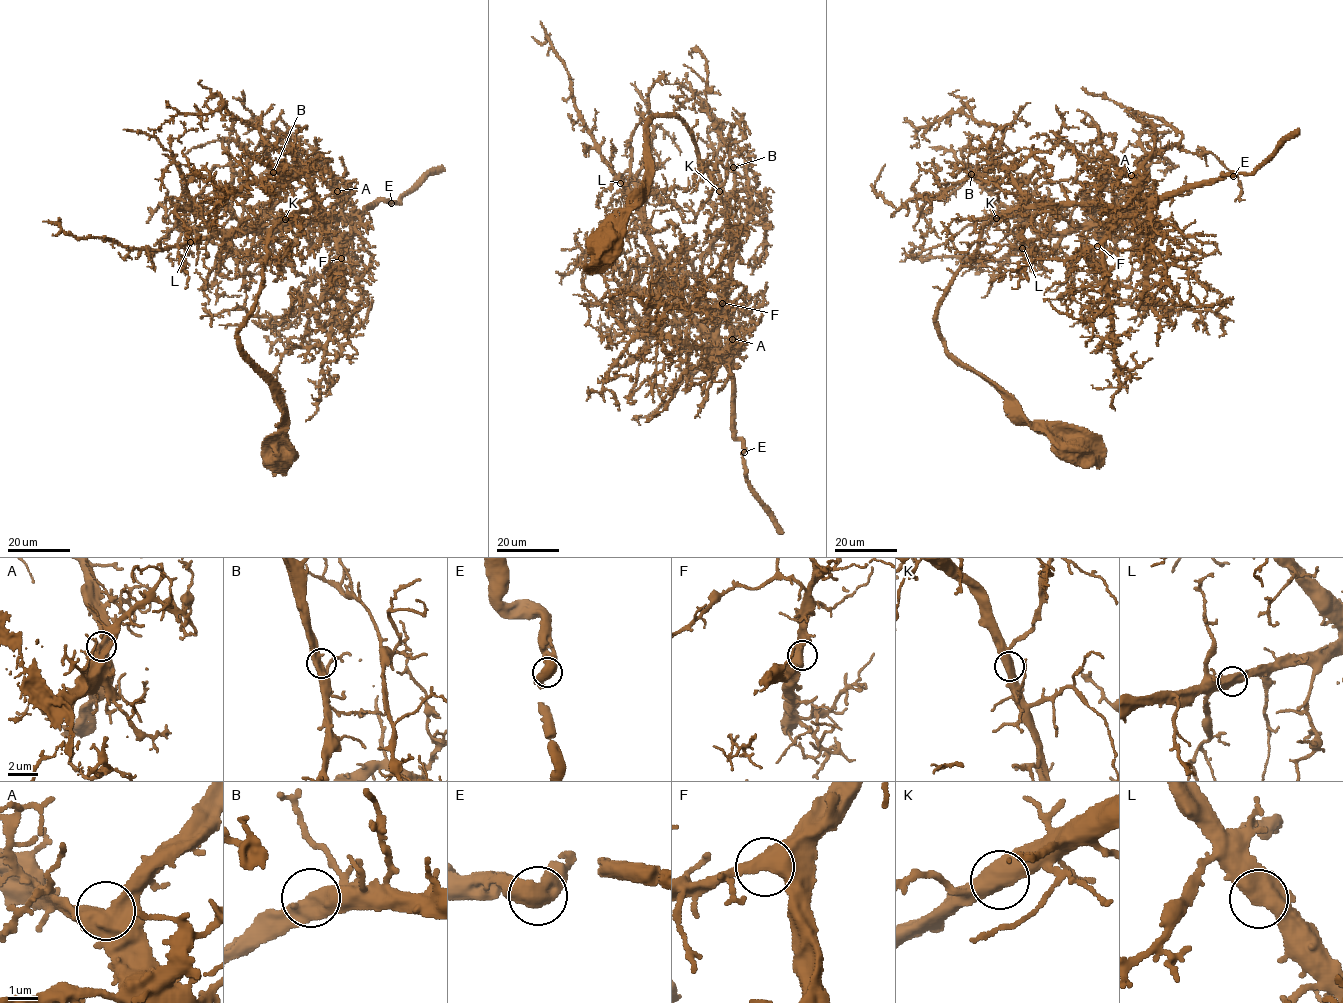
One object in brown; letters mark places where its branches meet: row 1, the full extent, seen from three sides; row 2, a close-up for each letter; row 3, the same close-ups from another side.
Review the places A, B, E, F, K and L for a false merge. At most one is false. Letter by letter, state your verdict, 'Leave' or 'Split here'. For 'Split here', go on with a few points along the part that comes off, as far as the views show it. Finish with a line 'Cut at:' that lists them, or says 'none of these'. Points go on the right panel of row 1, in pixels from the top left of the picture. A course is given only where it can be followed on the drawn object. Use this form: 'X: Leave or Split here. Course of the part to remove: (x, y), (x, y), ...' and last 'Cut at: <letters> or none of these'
A: Leave
B: Leave
E: Leave
F: Leave
K: Leave
L: Leave
Cut at: none of these

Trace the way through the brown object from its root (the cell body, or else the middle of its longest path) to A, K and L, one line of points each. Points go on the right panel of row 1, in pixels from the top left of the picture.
A: (1070, 449), (949, 354), (938, 302), (984, 226), (1016, 208), (1137, 204), (1143, 196), (1131, 175)
K: (1070, 449), (964, 368), (949, 354), (939, 330), (939, 300), (952, 275), (977, 251), (984, 226), (996, 218)
L: (1070, 449), (949, 354), (936, 320), (938, 302), (977, 251), (984, 226), (1016, 208), (1130, 208), (1022, 248)

